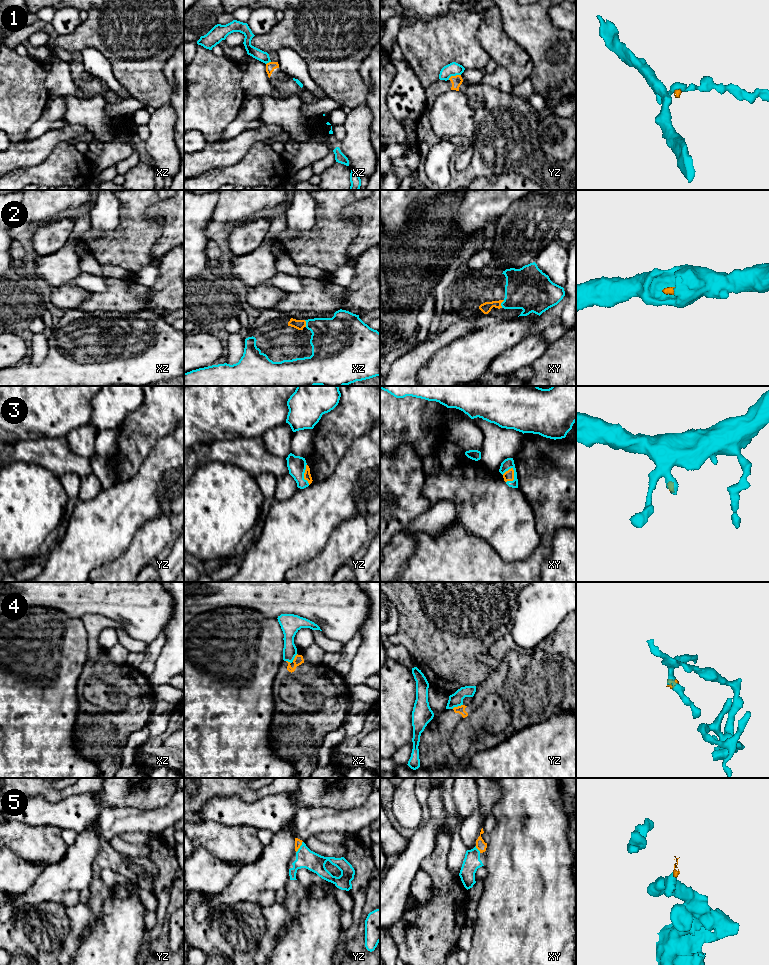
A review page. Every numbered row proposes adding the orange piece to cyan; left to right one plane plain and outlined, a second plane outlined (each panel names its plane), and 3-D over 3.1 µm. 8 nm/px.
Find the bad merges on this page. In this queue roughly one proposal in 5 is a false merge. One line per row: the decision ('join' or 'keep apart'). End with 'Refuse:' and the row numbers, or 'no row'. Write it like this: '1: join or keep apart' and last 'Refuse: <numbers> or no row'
1: keep apart
2: join
3: join
4: keep apart
5: join
Refuse: 1, 4

